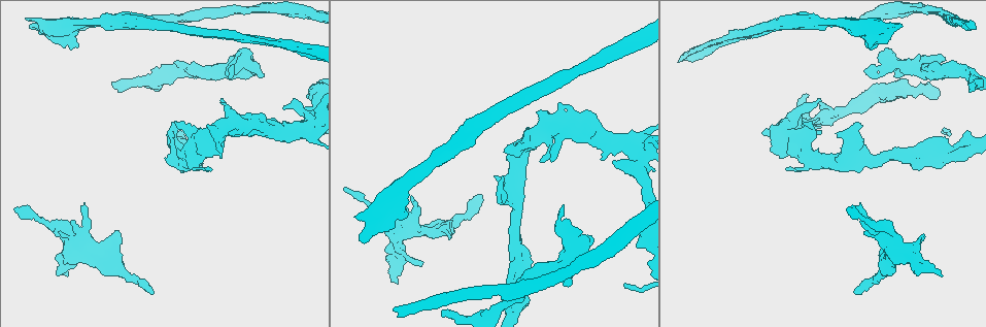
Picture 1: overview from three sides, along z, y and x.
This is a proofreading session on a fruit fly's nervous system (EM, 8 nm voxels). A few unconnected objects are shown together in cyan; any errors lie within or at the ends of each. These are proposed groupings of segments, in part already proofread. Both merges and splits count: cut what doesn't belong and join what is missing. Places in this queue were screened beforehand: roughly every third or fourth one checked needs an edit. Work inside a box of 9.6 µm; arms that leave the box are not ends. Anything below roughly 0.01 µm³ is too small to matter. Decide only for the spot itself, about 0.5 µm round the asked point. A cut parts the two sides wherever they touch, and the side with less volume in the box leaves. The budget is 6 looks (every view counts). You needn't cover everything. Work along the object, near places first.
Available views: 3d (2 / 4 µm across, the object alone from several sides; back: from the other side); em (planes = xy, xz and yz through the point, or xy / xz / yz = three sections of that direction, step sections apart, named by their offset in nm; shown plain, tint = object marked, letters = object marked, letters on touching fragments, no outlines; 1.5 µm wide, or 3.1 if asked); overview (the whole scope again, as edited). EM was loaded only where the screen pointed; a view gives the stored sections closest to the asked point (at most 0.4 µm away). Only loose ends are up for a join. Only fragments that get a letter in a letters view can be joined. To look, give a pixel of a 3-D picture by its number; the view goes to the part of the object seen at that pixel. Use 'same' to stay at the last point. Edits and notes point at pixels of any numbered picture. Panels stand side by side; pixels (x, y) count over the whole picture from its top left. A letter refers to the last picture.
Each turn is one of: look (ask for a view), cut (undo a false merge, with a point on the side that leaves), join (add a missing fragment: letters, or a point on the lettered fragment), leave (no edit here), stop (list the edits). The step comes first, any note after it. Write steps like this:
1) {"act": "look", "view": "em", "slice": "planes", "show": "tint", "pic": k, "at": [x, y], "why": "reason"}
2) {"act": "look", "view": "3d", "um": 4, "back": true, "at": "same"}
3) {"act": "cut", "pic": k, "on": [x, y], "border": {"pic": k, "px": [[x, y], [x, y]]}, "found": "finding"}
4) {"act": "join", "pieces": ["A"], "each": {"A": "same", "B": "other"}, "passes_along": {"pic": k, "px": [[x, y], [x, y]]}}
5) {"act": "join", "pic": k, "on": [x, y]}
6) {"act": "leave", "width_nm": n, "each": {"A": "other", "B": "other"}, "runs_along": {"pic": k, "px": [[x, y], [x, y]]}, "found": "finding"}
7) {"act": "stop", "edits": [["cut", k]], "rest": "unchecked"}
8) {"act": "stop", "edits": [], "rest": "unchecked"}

{"act": "look", "view": "3d", "um": 4, "back": true, "pic": 1, "at": [393, 308], "why": "an open end"}

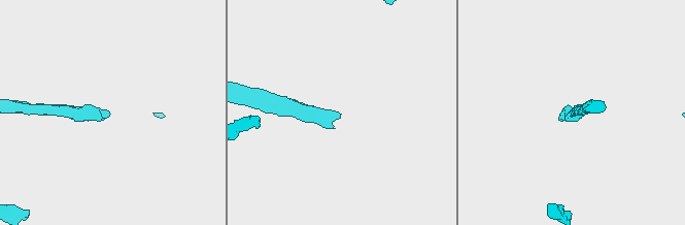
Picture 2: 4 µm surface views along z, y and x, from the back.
{"act": "look", "view": "em", "slice": "yz", "step": 8, "show": "letters", "pic": 2, "at": [339, 116]}

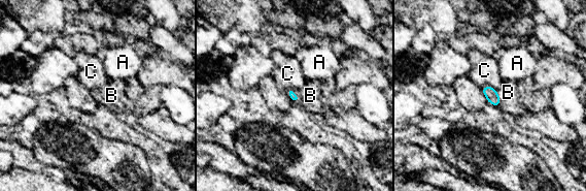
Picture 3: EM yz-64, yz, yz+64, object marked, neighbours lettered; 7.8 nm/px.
{"act": "join", "pieces": ["B"], "each": {"A": "other", "B": "same", "C": "other"}, "passes_along": {"pic": 3, "px": [[290, 92], [297, 96], [310, 95]]}, "found": "it goes on there"}

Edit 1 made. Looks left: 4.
{"act": "look", "view": "3d", "um": 2, "pic": 1, "at": [77, 45], "why": "an open end"}

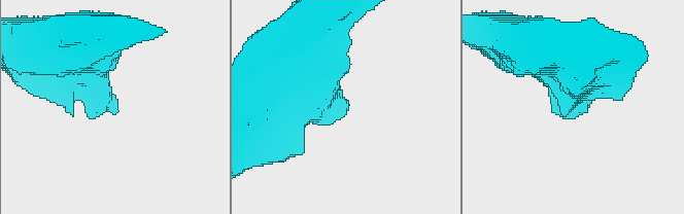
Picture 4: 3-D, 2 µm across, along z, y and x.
{"act": "look", "view": "em", "slice": "yz", "step": 4, "show": "letters", "pic": 4, "at": [572, 106], "why": "need the tissue"}

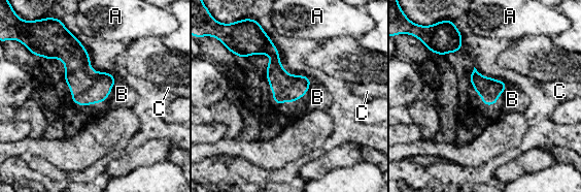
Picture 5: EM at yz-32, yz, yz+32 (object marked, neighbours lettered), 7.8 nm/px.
{"act": "look", "view": "em", "slice": "planes", "show": "letters", "at": "same"}

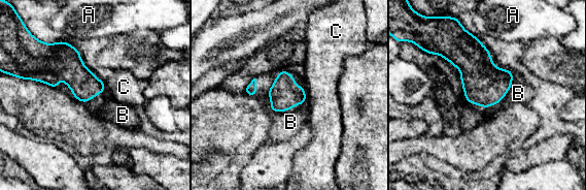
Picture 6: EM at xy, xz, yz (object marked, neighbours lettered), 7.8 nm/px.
{"act": "join", "pieces": ["B"], "longest_contact_nm": ["B", 260], "each": {"A": "other", "B": "same", "C": "other"}, "found": "it goes on there"}

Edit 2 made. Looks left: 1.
{"act": "stop", "edits": [["join", 3], ["join", 6]], "rest": "unchecked"}

